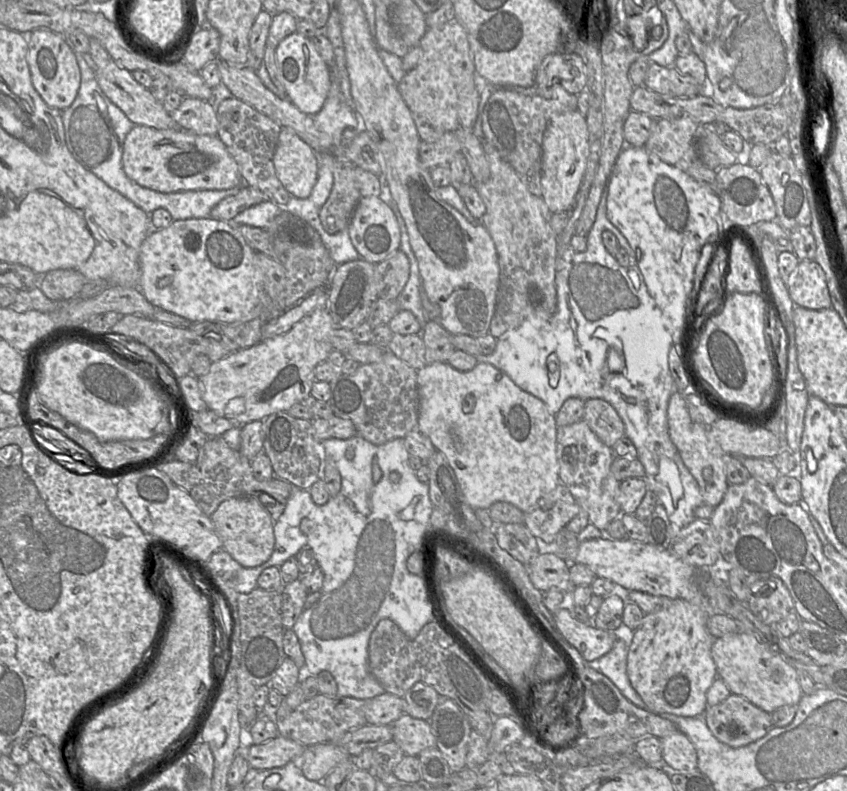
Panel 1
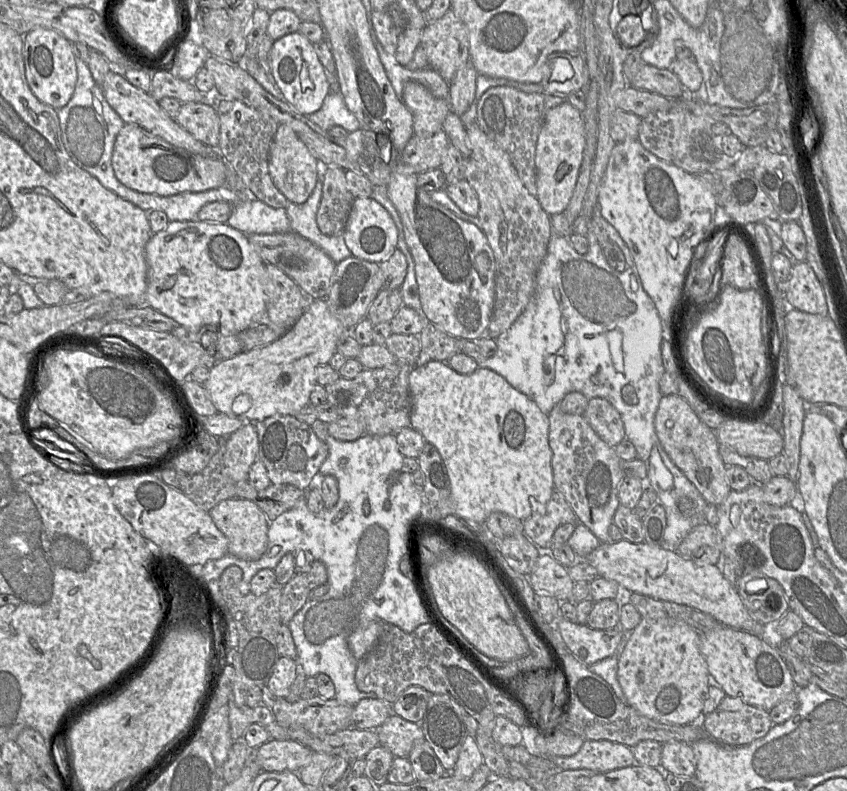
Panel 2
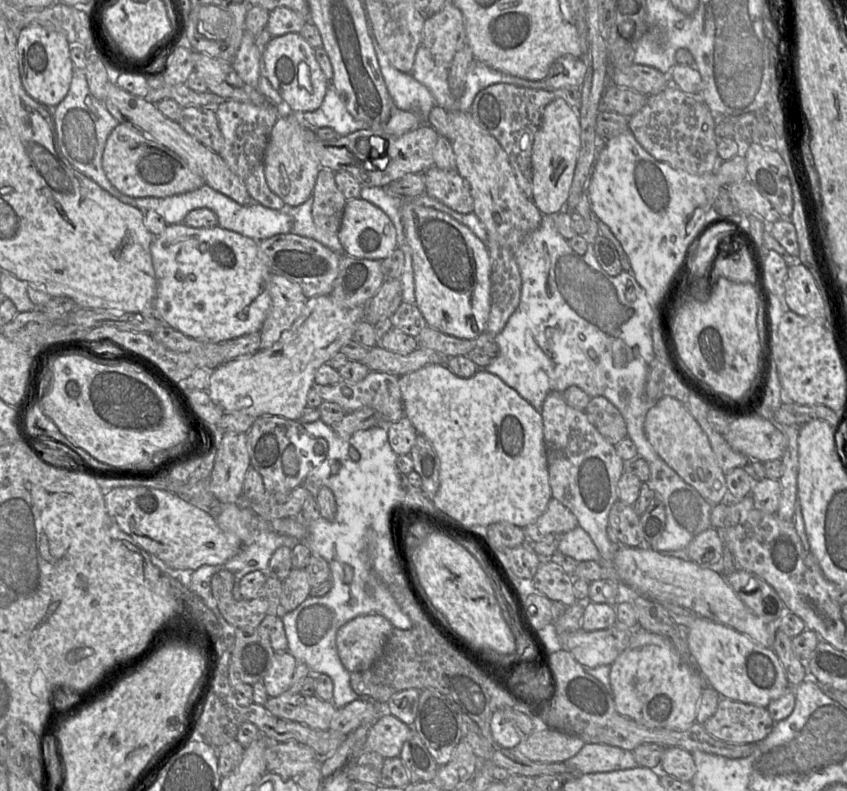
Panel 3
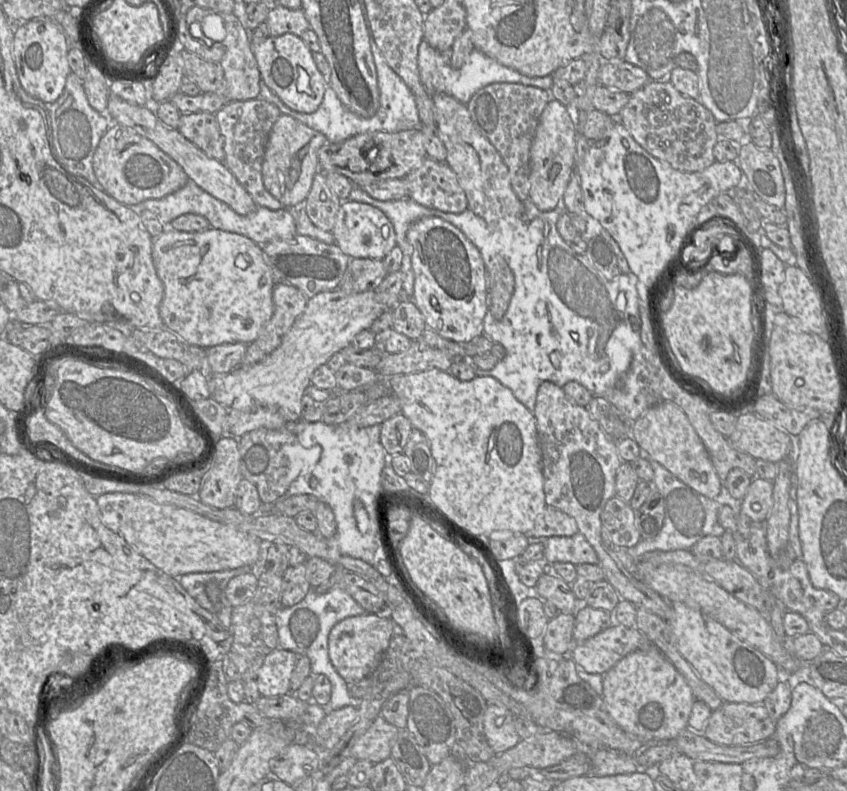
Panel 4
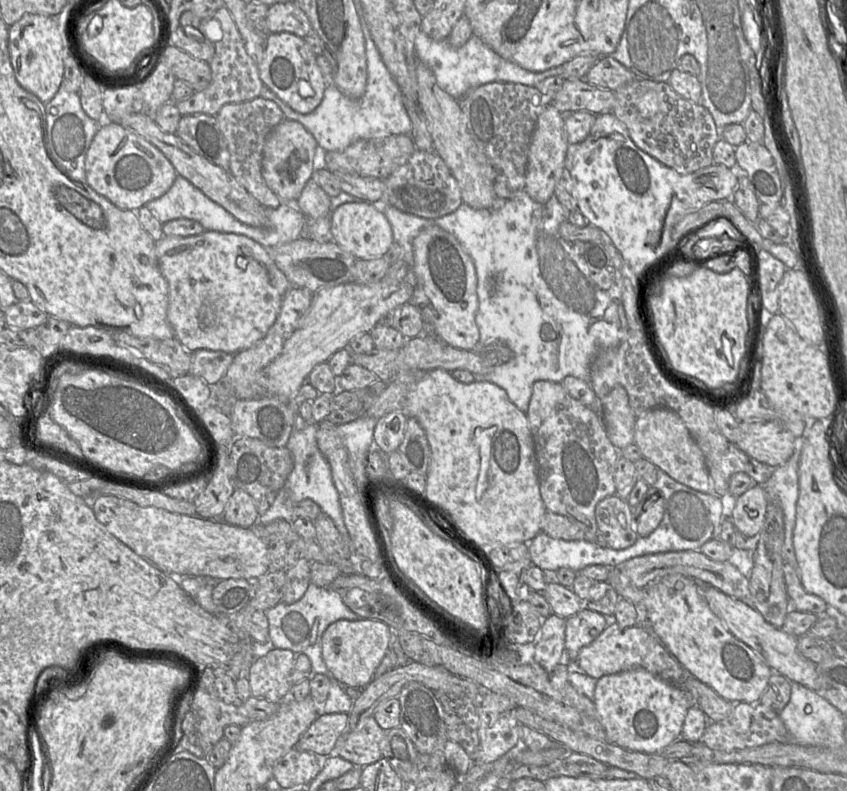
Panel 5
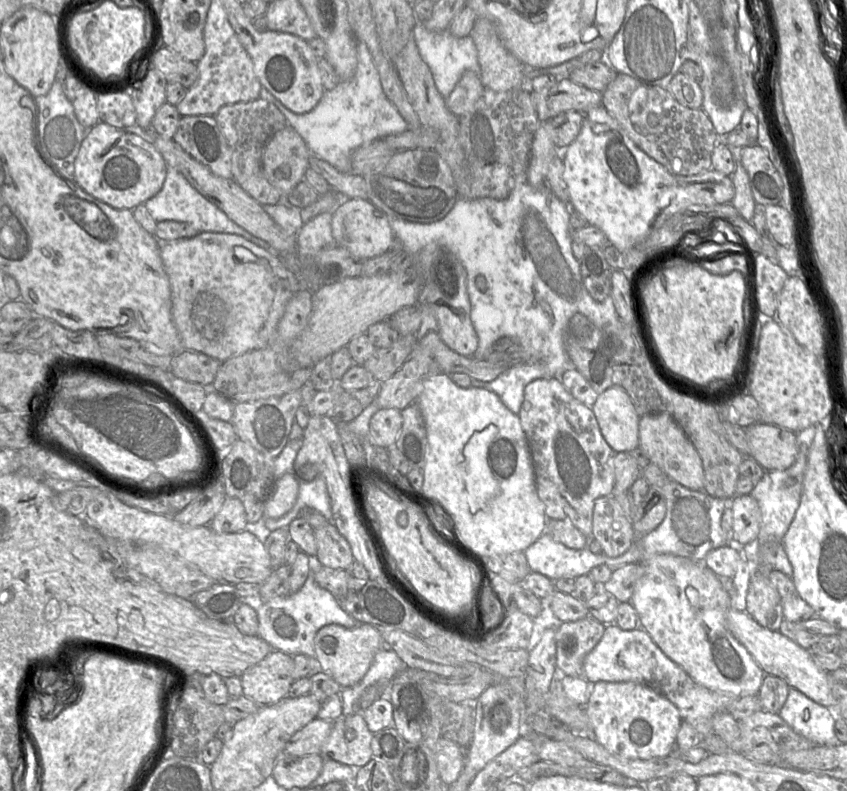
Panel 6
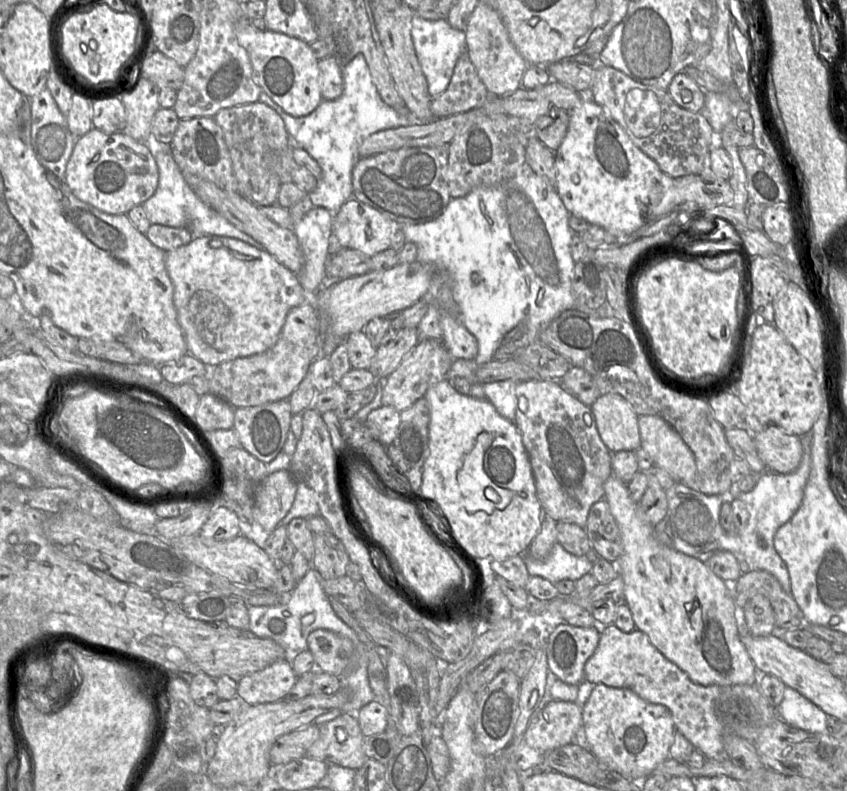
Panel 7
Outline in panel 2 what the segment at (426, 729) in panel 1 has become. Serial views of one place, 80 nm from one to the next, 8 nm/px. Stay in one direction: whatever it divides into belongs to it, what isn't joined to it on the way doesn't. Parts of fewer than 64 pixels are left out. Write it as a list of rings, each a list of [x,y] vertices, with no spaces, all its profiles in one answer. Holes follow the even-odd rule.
[[[393,713],[376,731],[379,745],[387,748],[394,757],[407,757],[414,743],[423,739],[418,723],[409,722]]]

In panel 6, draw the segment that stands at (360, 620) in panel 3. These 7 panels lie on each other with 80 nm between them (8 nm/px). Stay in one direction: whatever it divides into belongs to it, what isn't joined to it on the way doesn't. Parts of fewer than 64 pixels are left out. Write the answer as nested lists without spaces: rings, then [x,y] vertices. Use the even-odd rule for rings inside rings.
[[[329,624],[320,628],[314,637],[315,656],[321,671],[330,675],[341,688],[360,682],[369,670],[374,656],[383,647],[381,633],[372,624],[359,624],[354,628]]]

